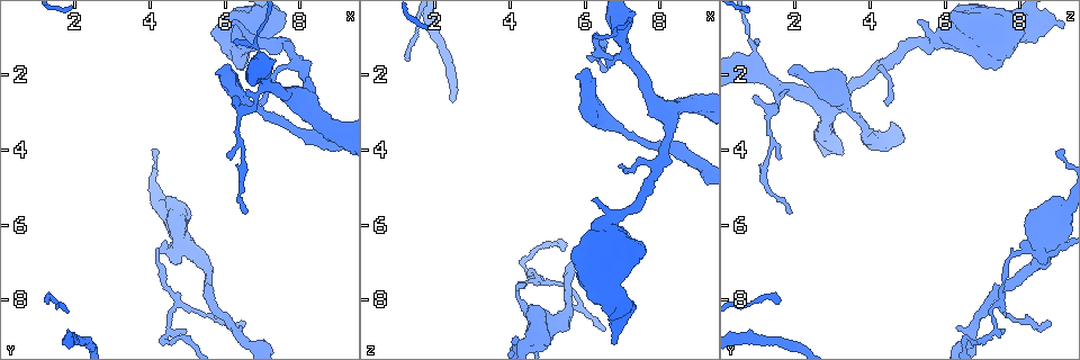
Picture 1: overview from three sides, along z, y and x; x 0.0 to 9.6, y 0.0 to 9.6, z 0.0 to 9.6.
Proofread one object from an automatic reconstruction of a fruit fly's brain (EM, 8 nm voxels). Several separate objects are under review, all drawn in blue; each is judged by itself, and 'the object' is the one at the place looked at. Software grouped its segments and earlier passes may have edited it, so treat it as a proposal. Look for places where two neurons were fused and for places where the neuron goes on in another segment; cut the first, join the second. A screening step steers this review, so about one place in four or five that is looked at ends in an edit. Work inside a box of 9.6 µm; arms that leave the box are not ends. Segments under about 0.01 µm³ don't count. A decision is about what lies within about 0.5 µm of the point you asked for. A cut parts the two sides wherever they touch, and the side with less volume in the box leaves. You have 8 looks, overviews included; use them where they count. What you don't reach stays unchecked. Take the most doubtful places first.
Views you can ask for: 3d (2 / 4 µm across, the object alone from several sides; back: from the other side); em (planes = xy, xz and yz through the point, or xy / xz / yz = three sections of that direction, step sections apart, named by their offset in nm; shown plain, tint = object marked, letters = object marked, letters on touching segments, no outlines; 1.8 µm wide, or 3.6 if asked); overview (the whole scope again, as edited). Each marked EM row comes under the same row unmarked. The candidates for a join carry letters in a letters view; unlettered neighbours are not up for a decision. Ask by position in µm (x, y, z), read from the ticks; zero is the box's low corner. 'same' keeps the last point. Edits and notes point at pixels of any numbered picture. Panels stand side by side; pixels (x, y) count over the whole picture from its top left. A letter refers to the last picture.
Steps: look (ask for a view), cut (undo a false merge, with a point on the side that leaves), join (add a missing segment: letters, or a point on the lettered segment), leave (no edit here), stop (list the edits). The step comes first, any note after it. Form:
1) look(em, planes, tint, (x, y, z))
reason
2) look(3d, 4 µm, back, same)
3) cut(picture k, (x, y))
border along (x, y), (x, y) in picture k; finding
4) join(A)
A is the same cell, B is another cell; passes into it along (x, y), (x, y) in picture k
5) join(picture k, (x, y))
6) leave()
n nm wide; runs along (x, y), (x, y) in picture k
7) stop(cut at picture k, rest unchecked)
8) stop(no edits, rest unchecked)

look(3d, 2 µm, (5.80, 1.95, 2.05))
free end

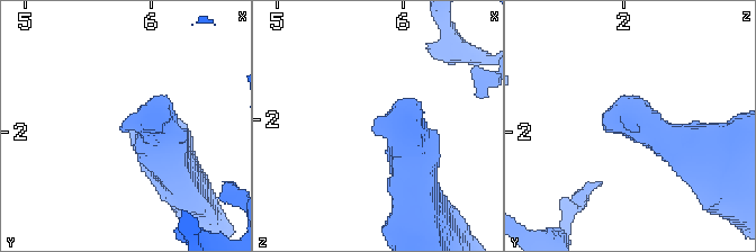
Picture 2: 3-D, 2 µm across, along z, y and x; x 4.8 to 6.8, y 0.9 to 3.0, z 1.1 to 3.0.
look(em, 3.6 µm, planes, letters, (5.78, 1.88, 2.00))
need the tissue

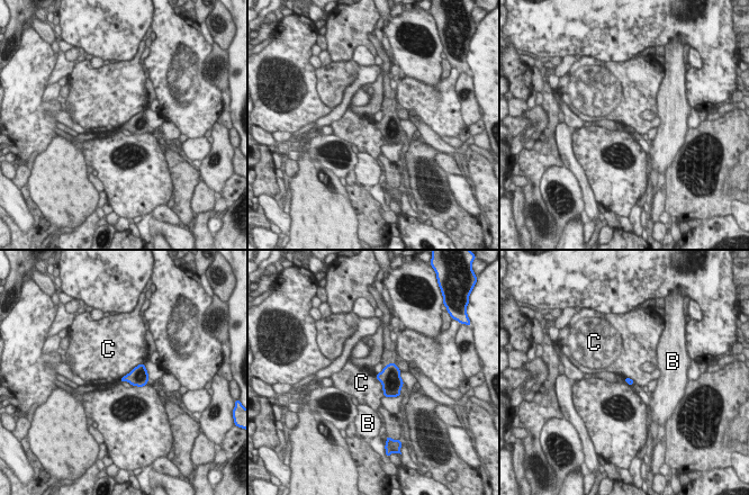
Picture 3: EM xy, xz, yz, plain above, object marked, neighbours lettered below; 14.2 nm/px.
leave()
C touches over 440 nm; B and C are other cells; border along (142, 362), (135, 366), (119, 381) in picture 3; no lettered segment goes on from it

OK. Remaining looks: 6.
look(3d, 4 µm, (6.85, 0.75, 9.20))
thick end

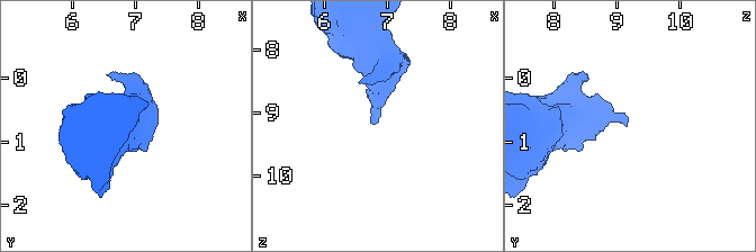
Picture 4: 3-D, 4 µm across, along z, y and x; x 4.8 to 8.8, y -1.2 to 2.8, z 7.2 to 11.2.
look(em, 3.6 µm, yz, step 16, letters, (6.85, 0.75, 9.15))
now the EM

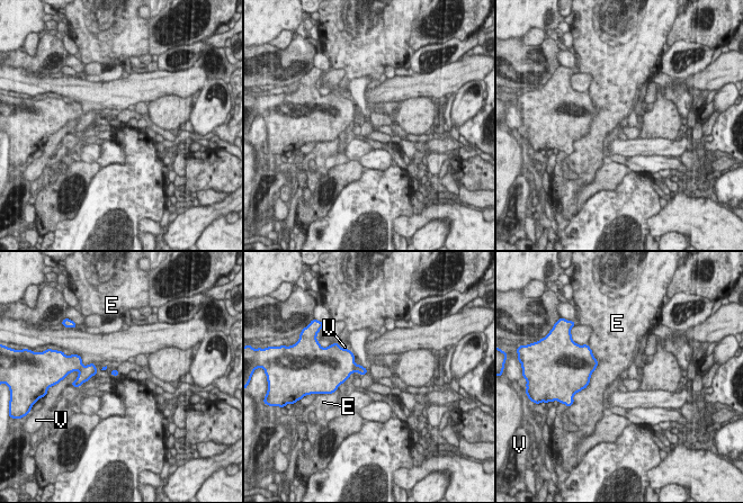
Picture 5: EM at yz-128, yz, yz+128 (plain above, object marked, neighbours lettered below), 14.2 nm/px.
leave()
E and V are other cells; border along (593, 353), (597, 368), (585, 388) in picture 5; none of them fits

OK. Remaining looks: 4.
look(em, 3.6 µm, planes, letters, (6.65, 1.00, 6.25))
sudden change in width

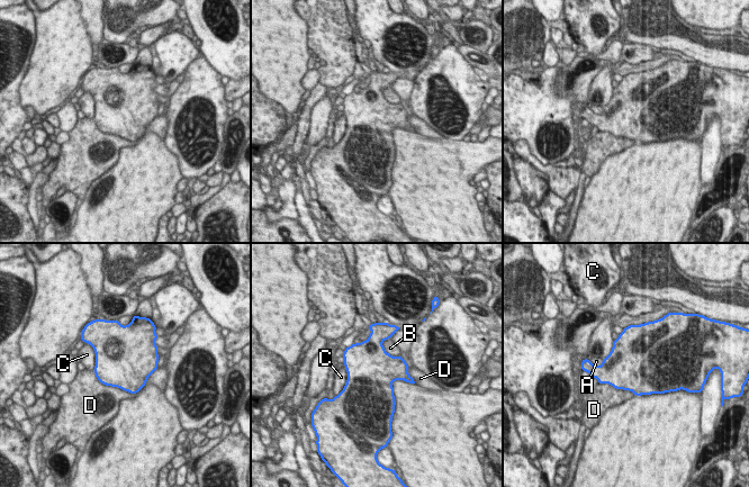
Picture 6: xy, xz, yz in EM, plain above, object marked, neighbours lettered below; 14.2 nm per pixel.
leave()
700 nm wide; A, B, C and D are other cells; continuous, no second neuron

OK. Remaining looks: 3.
stop(no edits, rest unchecked)

